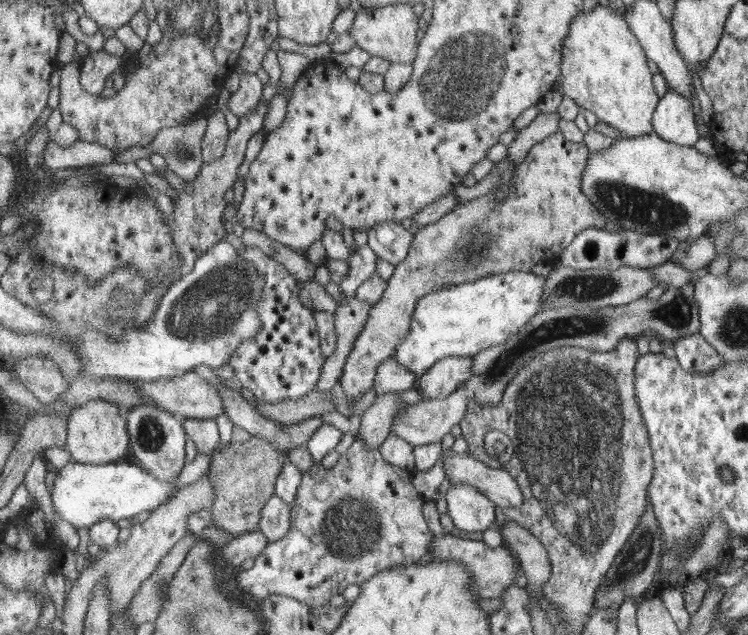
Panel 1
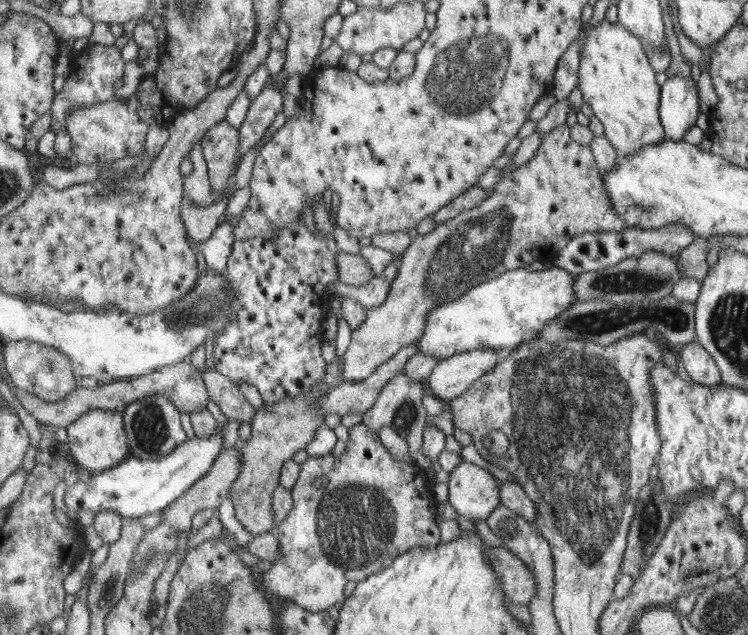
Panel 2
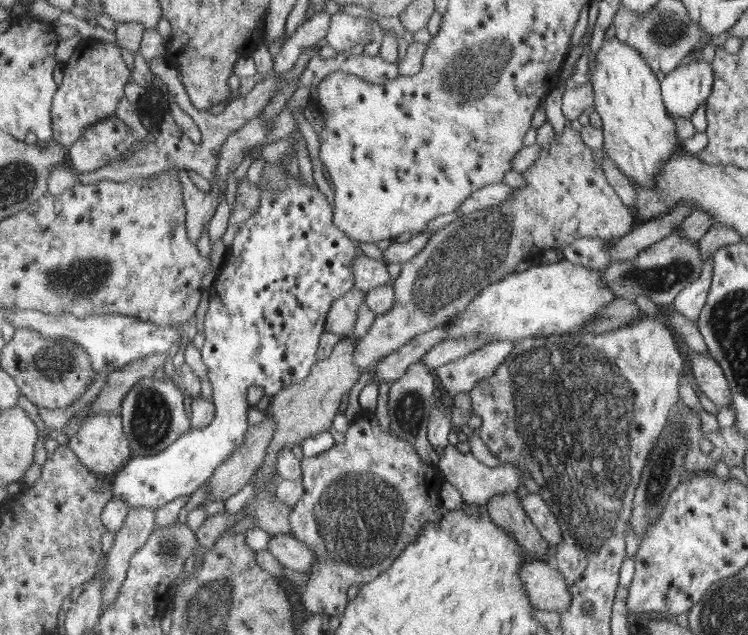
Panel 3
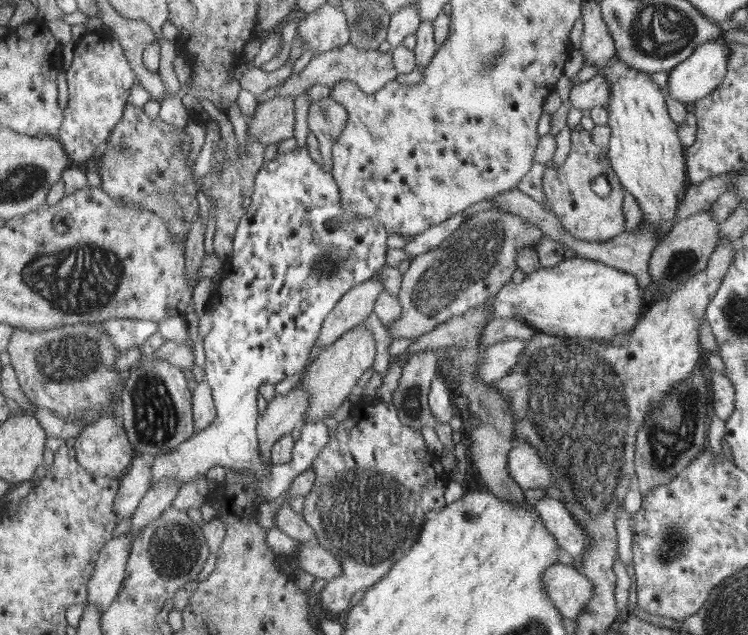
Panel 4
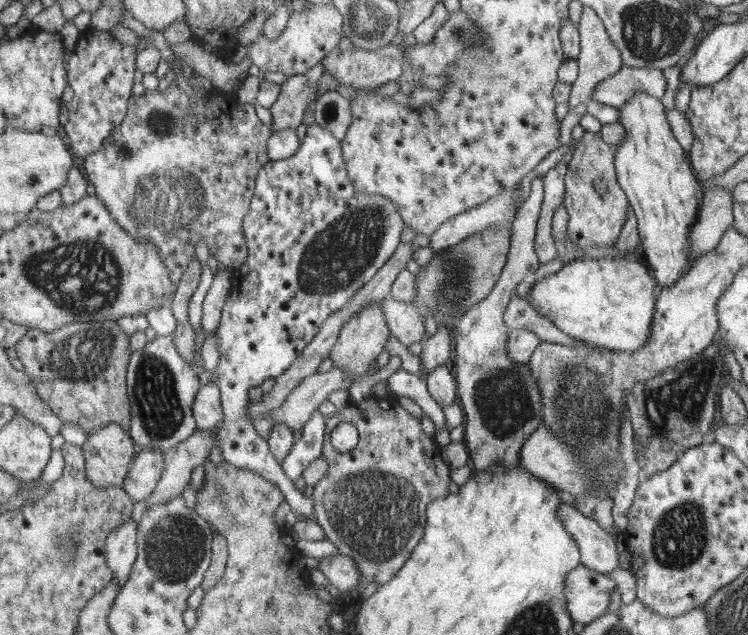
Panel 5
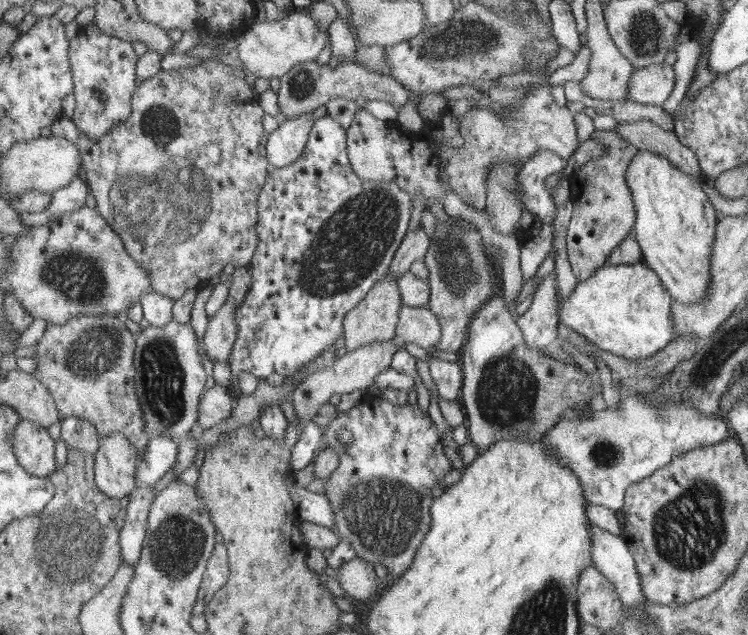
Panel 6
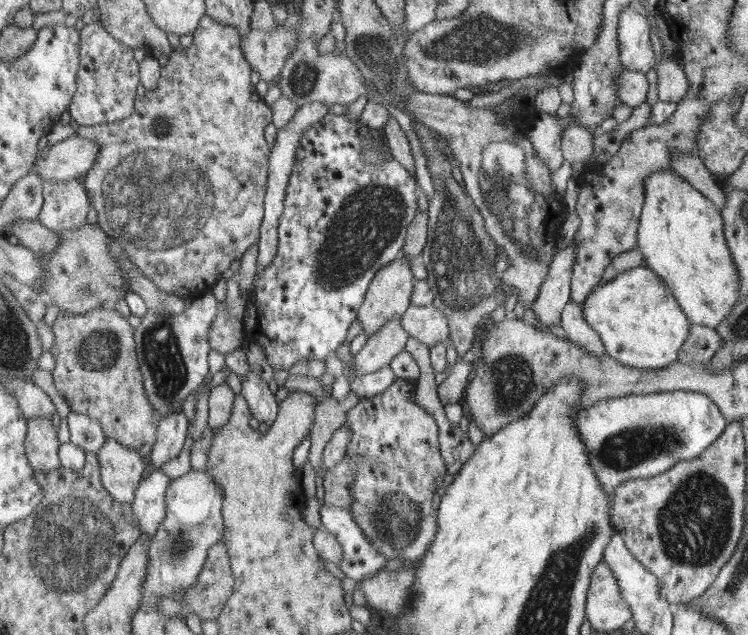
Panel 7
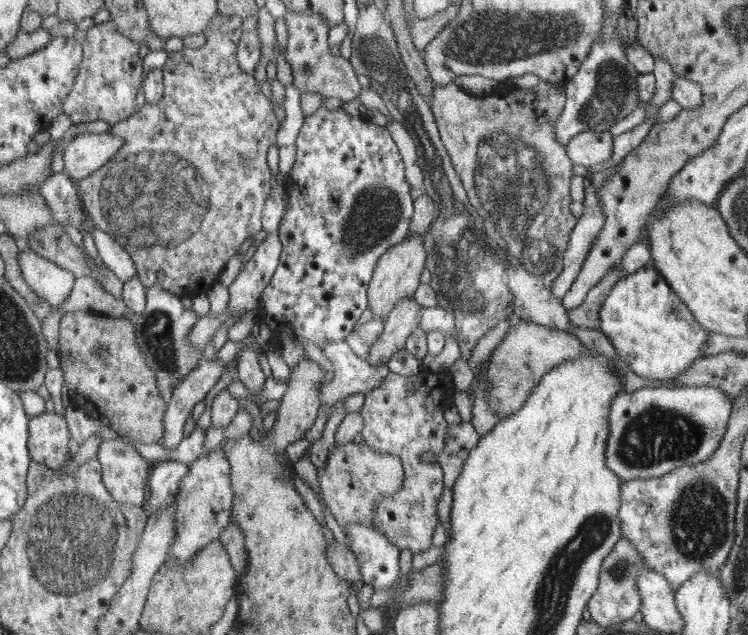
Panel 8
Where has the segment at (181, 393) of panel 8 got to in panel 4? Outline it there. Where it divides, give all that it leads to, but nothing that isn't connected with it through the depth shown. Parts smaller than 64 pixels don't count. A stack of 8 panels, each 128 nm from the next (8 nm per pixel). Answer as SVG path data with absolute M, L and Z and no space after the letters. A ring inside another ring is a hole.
M139 454L130 465L128 474L120 479L120 489L115 500L119 520L133 516L136 507L151 488L155 455Z

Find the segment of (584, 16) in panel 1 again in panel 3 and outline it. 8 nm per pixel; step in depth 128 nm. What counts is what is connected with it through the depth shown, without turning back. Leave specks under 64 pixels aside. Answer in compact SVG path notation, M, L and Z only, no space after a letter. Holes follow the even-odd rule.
M605 38L600 51L589 56L590 80L583 85L570 85L561 98L561 109L568 122L578 119L578 116L588 108L594 106L601 116L603 126L603 147L612 163L624 174L631 183L640 185L642 189L654 189L654 179L660 175L664 163L670 161L676 148L681 145L676 134L674 120L669 116L661 95L661 82L665 72L654 72L641 54L631 46L620 42L619 38Z

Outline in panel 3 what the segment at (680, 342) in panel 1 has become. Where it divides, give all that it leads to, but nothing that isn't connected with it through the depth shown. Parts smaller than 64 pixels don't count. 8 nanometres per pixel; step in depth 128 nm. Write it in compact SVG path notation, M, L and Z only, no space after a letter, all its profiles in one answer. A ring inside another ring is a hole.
M698 354L692 358L690 370L698 386L714 404L721 408L731 404L731 390L722 368L712 356Z

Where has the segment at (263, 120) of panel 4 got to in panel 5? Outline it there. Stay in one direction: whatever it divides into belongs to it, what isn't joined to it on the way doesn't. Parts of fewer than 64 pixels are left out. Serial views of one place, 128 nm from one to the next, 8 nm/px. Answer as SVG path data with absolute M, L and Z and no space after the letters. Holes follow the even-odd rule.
M305 73L295 74L281 85L277 101L269 108L274 119L272 130L296 129L302 123L306 109L316 101L316 93L322 89L332 88L328 78L321 78L316 83L309 83Z

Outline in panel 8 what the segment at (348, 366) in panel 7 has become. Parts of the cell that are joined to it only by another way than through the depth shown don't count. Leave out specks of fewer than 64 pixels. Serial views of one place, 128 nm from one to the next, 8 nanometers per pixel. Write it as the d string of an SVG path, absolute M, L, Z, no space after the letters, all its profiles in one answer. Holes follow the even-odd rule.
M414 297L398 301L385 318L385 327L377 344L375 342L372 345L367 360L372 366L380 362L380 359L389 359L405 346L408 336L419 327L419 314L422 309L423 306Z

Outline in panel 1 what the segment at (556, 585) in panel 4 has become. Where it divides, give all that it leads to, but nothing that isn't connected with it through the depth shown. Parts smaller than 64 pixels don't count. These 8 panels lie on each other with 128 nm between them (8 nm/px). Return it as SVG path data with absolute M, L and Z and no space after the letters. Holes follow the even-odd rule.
M446 534L445 537L438 537L438 538L433 538L433 542L431 542L431 546L429 547L429 550L434 550L434 555L432 557L432 560L436 562L440 561L460 561L461 563L465 564L465 567L471 572L471 579L472 579L472 571L474 570L474 590L478 590L478 594L482 594L482 598L501 598L503 595L503 592L509 588L509 586L514 585L515 578L519 576L519 564L517 563L517 560L511 555L511 552L504 548L504 546L501 547L496 547L496 548L491 548L490 546L486 545L484 541L476 541L472 539L464 539L464 538L459 538L459 537L454 537L453 535Z

